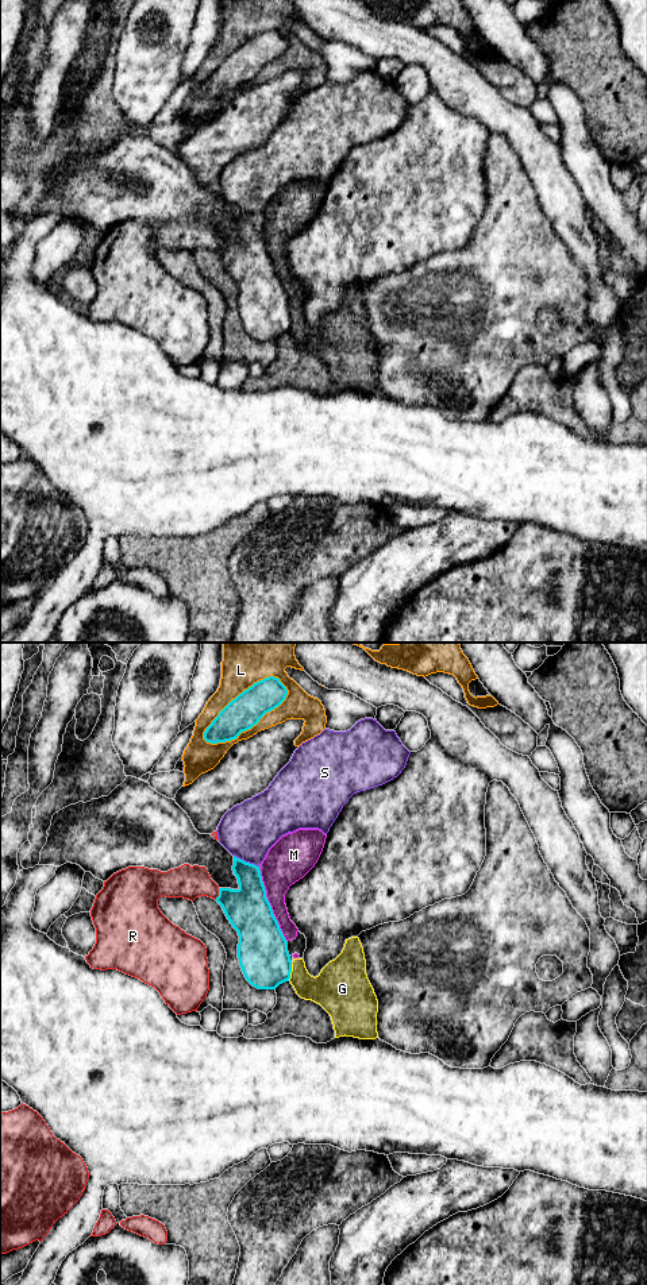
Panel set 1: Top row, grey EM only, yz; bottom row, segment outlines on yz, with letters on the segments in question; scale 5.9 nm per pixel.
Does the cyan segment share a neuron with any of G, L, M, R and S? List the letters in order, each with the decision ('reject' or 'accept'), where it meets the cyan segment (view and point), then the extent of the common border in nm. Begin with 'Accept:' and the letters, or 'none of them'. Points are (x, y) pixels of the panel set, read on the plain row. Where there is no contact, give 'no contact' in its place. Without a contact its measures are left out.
Accept: none of them
G: reject | yz (291, 323) | 110 nm
L: reject | yz (249, 80) | 600 nm
M: reject | yz (269, 255) | 480 nm
R: reject | yz (219, 246) | 80 nm
S: reject | yz (245, 213) | 170 nm

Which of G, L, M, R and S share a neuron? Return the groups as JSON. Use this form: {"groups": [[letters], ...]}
{"groups": [["G", "M"], ["L"], ["R"], ["S"]]}

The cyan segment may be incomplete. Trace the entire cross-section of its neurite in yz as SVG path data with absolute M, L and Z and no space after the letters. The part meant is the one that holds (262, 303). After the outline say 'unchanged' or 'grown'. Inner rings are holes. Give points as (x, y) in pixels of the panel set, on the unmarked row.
M234 208L239 240L219 240L216 254L238 283L238 310L246 332L258 341L276 341L289 333L288 294L266 250L259 219Z; unchanged

